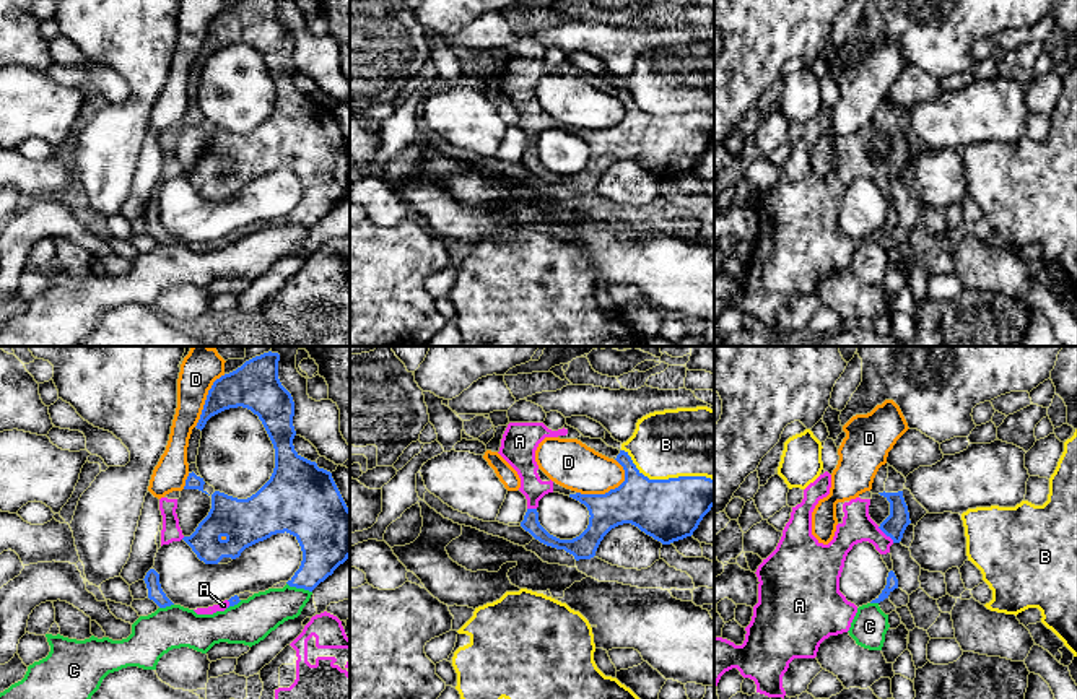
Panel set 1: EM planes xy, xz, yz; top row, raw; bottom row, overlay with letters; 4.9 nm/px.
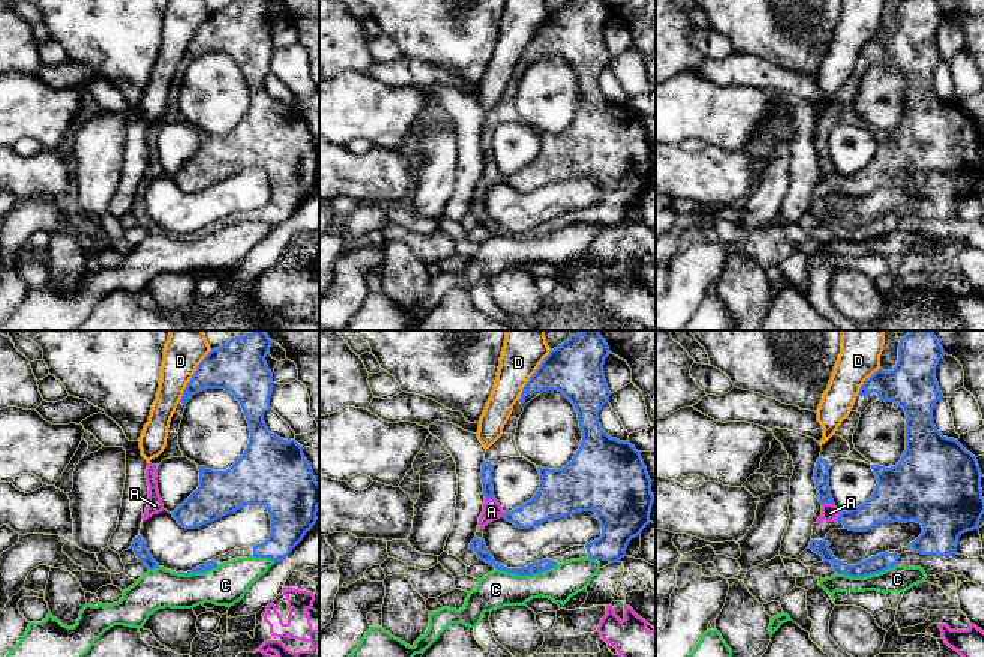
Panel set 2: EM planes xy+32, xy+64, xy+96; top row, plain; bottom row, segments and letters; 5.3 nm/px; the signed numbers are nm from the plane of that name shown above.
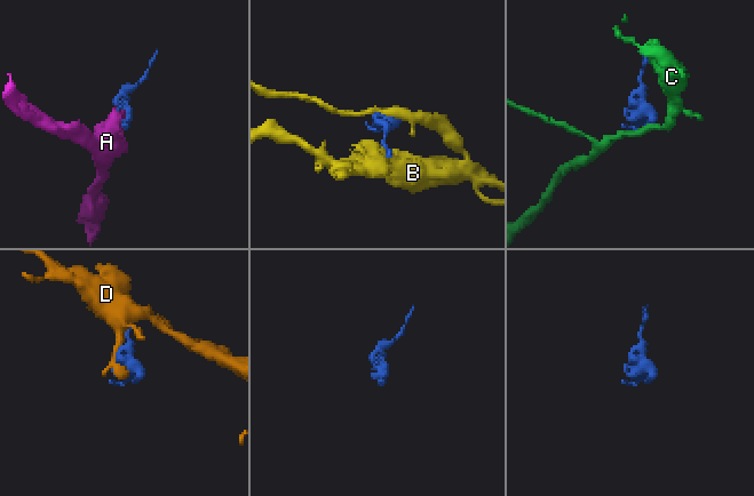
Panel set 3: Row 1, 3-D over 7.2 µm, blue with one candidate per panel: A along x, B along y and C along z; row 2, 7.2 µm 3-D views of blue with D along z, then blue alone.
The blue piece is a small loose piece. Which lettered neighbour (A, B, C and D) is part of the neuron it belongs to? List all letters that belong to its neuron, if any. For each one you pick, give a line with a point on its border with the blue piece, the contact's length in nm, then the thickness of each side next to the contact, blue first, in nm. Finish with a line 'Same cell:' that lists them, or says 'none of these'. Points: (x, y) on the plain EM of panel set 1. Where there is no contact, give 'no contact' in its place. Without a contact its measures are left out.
A: yz (885, 169) | 120 nm | 110/150 nm
Same cell: A

